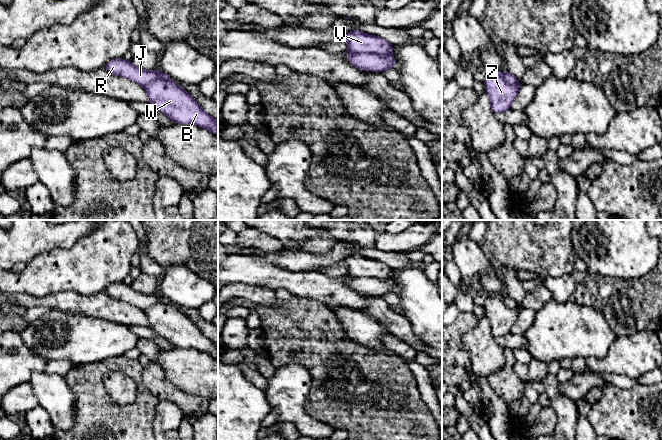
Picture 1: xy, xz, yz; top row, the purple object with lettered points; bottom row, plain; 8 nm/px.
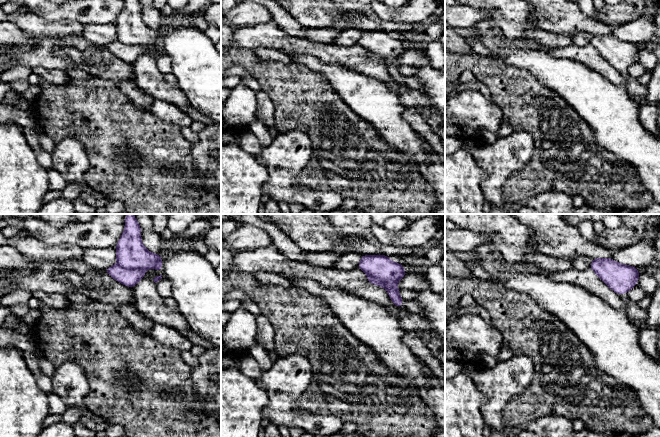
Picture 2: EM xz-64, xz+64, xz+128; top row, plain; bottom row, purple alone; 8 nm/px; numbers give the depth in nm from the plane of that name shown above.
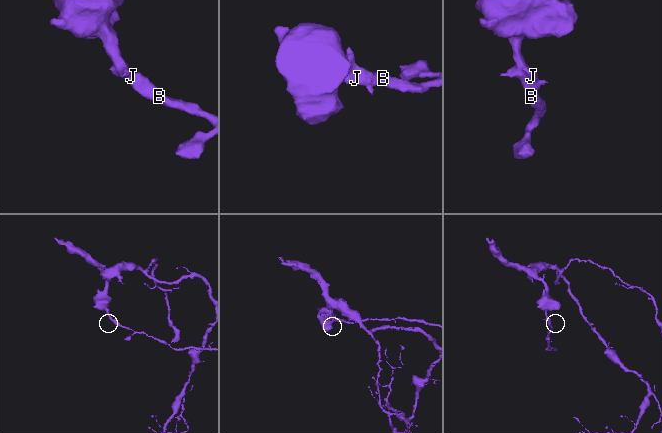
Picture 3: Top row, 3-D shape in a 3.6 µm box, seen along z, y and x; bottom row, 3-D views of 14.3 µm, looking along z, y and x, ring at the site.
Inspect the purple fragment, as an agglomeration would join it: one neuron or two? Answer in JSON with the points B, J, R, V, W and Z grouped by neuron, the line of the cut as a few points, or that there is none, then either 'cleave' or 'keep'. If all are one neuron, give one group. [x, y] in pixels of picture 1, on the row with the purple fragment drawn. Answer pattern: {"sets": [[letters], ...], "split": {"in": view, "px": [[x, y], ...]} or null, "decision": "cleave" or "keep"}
{"sets": [["B", "V", "W", "Z"], ["J", "R"]], "split": {"in": "xz", "px": [[352, 52], [371, 52], [382, 56], [390, 55]]}, "decision": "cleave"}

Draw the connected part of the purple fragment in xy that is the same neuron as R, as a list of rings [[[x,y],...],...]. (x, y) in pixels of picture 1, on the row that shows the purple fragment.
[[[123,58],[110,60],[104,66],[110,73],[130,79],[141,86],[148,85],[157,79],[172,80],[168,75],[157,70],[142,70],[135,67],[131,61]]]

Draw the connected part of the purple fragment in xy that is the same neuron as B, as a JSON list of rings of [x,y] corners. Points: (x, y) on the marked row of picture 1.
[[[157,79],[143,87],[149,103],[175,123],[193,124],[218,135],[218,121],[173,80]]]

